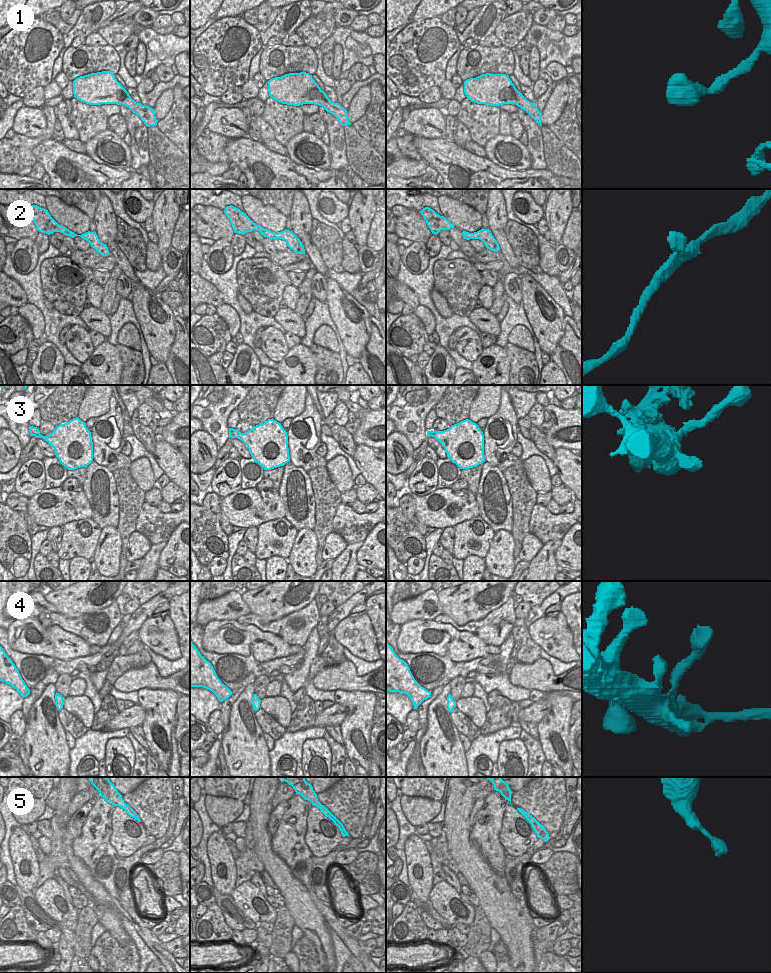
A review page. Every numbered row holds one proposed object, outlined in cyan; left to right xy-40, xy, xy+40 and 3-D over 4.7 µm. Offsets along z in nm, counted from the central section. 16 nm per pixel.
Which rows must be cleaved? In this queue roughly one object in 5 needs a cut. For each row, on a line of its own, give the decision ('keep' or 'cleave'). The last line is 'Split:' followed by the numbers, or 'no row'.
1: keep
2: keep
3: cleave
4: keep
5: keep
Split: 3

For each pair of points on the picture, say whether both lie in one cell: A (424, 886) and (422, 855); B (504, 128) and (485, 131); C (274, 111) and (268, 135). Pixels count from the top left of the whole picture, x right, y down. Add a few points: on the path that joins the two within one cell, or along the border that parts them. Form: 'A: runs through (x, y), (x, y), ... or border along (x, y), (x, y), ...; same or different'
A: runs through (424, 878), (422, 863); same
B: border along (501, 110), (498, 133); different
C: border along (260, 116), (273, 130), (275, 139); different

